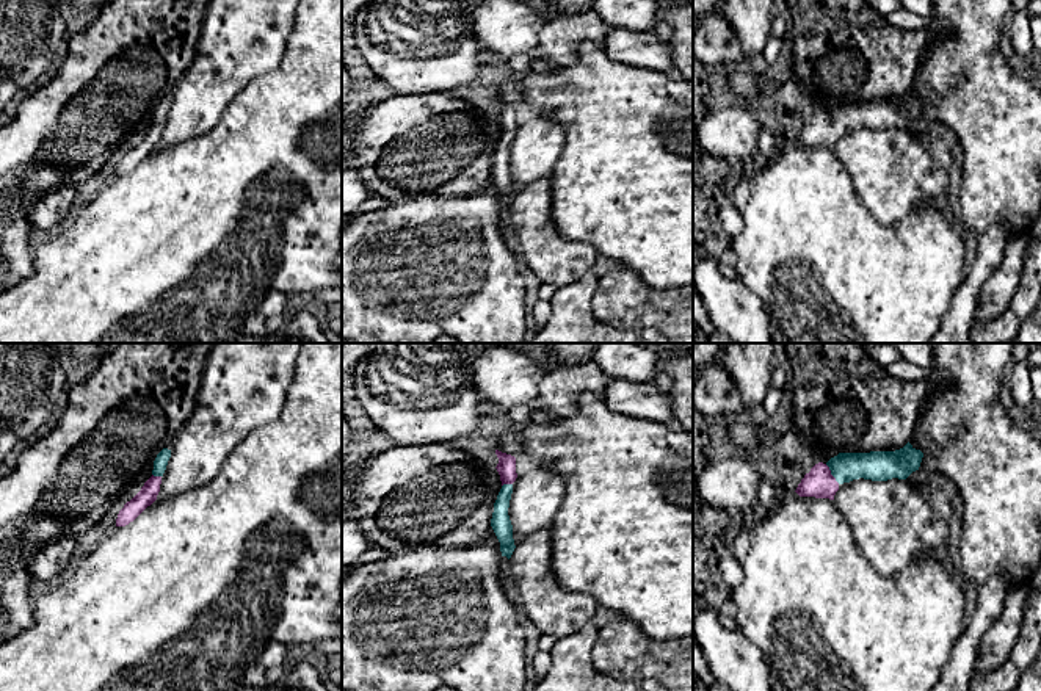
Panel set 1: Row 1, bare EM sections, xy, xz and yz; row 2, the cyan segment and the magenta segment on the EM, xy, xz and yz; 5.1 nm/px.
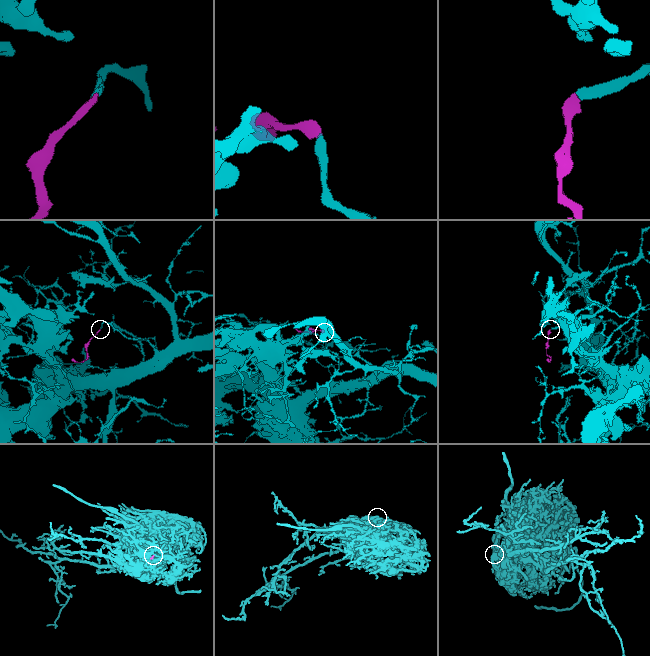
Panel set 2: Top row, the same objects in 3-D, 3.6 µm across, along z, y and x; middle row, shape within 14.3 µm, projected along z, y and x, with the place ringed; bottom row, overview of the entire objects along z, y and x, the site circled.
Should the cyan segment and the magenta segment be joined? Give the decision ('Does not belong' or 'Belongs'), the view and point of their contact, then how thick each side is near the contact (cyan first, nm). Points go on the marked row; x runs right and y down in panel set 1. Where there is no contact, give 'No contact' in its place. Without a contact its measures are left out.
Belongs. Touches cyan at yz (831, 473). Thickness 160 nm (cyan) against 150 nm

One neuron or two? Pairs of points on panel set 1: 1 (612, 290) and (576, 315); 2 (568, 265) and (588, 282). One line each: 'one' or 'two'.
1: two
2: two

